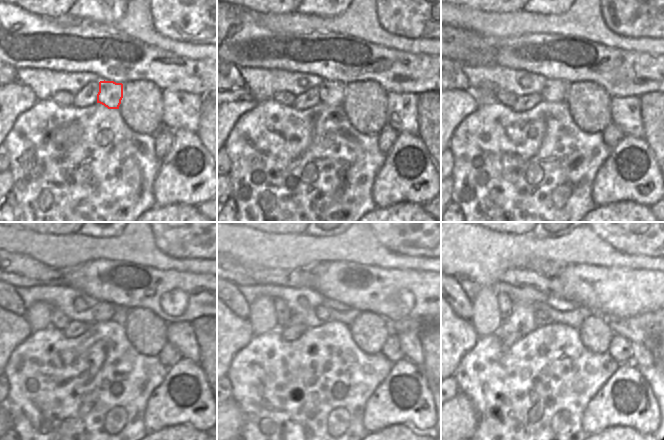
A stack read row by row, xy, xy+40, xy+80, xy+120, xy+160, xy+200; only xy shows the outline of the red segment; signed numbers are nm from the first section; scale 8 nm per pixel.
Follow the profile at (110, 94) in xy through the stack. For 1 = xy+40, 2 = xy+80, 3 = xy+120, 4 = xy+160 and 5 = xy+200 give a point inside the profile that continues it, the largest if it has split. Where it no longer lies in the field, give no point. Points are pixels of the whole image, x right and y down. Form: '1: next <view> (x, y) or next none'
1: next xy+40 (332, 93)
2: next xy+80 (553, 90)
3: next xy+120 (102, 312)
4: next xy+160 (322, 312)
5: next xy+200 (542, 311)

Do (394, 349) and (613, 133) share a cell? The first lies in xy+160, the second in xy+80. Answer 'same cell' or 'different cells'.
same cell

